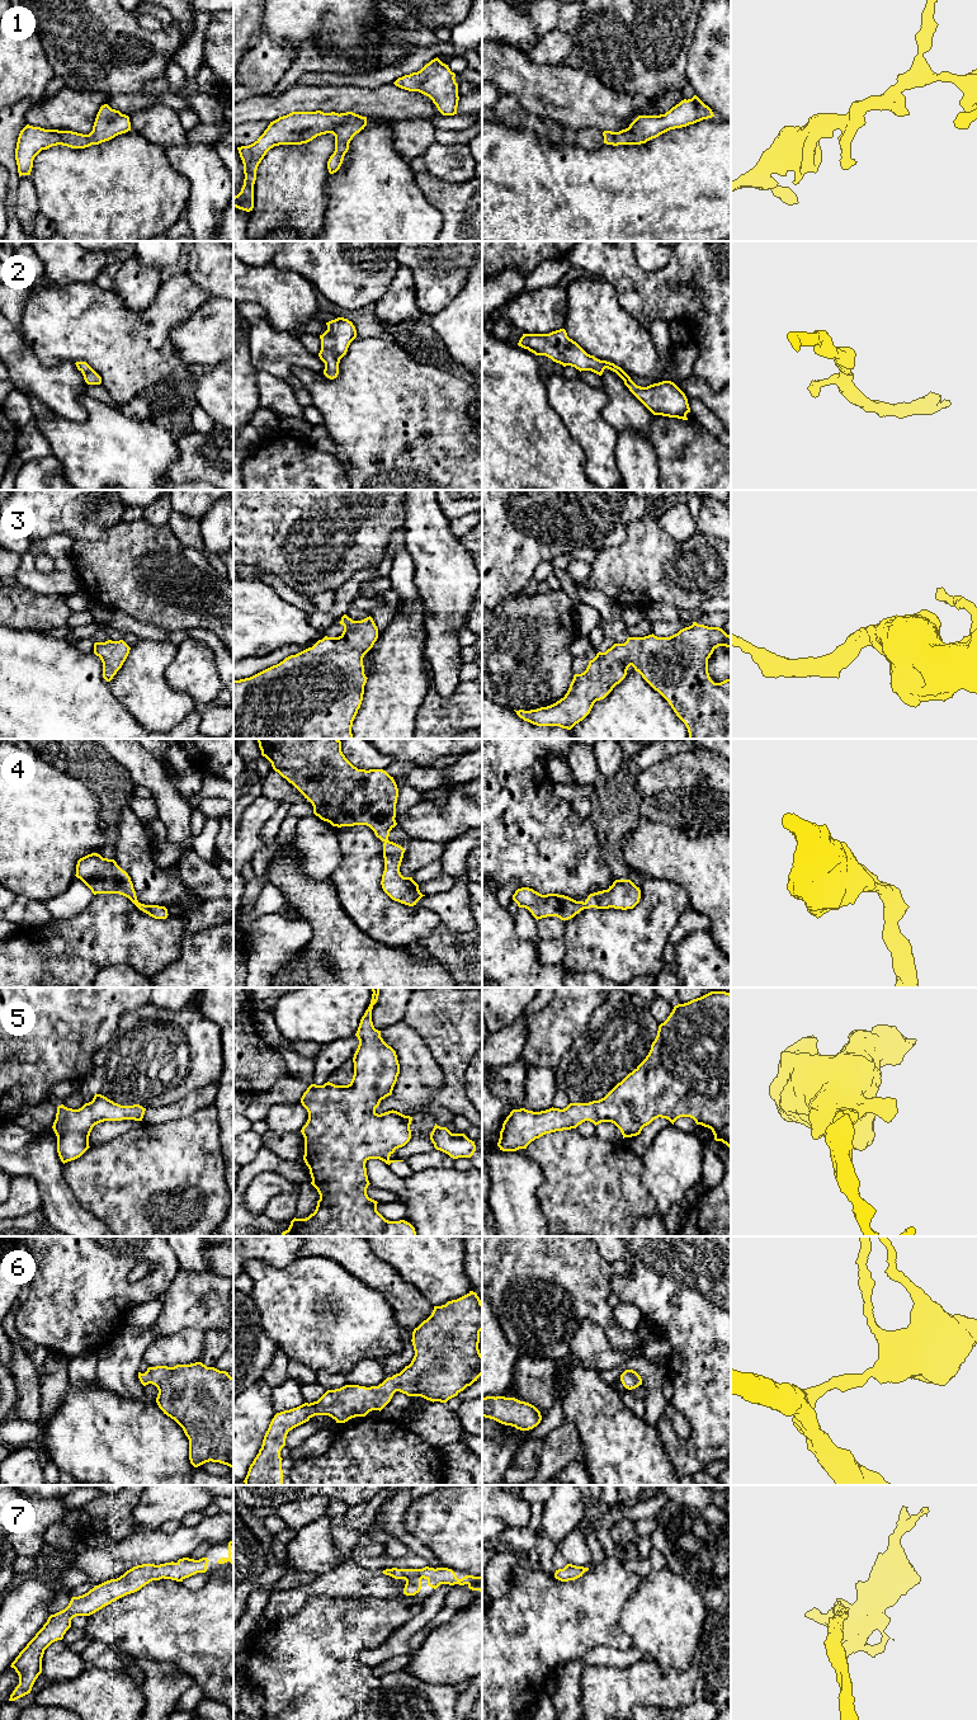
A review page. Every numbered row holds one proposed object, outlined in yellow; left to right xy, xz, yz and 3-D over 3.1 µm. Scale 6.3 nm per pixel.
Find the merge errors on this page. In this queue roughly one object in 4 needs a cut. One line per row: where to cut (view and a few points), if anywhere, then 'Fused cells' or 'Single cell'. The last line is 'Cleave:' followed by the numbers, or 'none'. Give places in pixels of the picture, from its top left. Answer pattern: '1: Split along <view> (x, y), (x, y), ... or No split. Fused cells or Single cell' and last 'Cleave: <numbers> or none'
1: No split. Single cell
2: No split. Single cell
3: No split. Single cell
4: No split. Single cell
5: No split. Single cell
6: No split. Single cell
7: No split. Single cell
Cleave: none

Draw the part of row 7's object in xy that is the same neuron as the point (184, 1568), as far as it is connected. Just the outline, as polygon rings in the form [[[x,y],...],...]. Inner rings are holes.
[[[183,1558],[176,1563],[137,1565],[117,1579],[107,1580],[82,1596],[72,1597],[65,1610],[48,1617],[43,1627],[11,1663],[10,1667],[19,1676],[19,1684],[10,1695],[9,1701],[15,1701],[30,1693],[36,1679],[42,1673],[44,1650],[52,1643],[63,1639],[63,1635],[71,1627],[74,1617],[90,1616],[112,1602],[140,1591],[152,1580],[164,1578],[183,1582],[197,1573],[206,1573],[208,1561],[208,1558],[199,1560]]]

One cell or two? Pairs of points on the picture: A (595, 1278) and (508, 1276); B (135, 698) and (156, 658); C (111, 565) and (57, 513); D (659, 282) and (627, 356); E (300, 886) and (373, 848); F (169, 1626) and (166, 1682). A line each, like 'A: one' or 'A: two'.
A: one
B: one
C: two
D: two
E: two
F: two

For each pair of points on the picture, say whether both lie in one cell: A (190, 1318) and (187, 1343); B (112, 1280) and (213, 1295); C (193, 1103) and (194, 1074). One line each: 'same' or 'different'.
A: different
B: different
C: different

